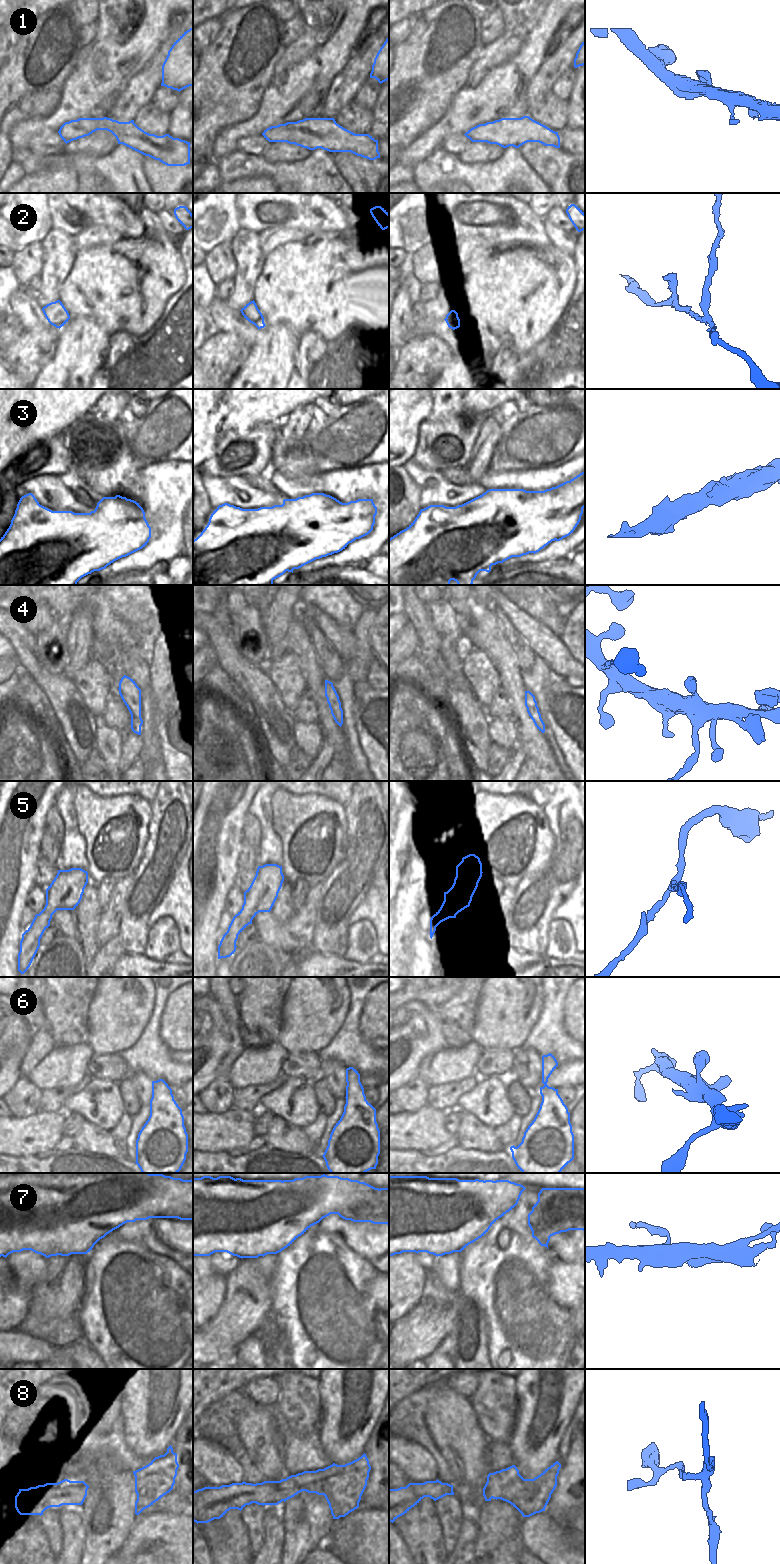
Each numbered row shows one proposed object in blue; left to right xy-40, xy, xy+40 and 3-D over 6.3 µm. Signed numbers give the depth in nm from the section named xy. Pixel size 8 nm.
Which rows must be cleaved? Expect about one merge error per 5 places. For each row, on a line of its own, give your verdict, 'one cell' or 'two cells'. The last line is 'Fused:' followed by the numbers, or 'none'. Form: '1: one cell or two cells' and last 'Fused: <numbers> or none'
1: one cell
2: one cell
3: one cell
4: one cell
5: one cell
6: one cell
7: two cells
8: one cell
Fused: 7

